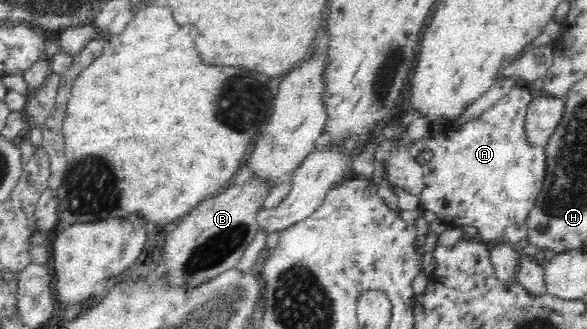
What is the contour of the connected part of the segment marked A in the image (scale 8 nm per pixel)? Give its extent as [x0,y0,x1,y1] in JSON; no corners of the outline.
[375,84,546,241]

